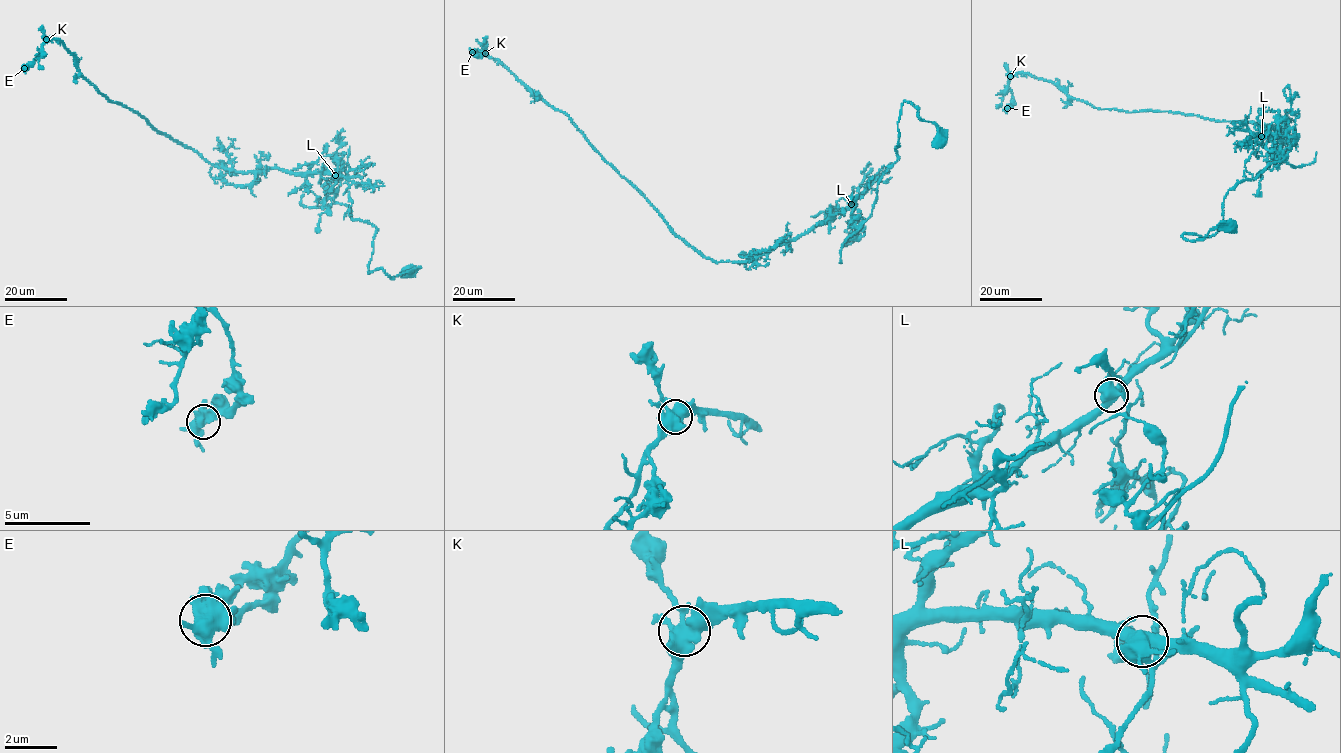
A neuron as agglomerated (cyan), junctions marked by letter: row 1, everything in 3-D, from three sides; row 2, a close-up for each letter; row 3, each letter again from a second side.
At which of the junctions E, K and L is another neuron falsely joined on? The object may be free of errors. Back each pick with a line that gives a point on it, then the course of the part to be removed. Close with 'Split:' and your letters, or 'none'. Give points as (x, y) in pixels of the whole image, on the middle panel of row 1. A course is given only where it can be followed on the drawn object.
L: at (851, 204); foreign part runs (851, 204), (751, 259), (707, 259), (606, 161), (572, 119), (499, 60), (469, 48)
Split: L

